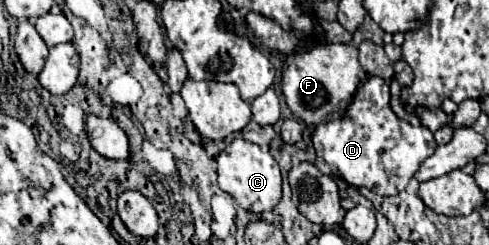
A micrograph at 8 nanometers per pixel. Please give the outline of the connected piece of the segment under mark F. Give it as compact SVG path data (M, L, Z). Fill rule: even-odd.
M315 41L313 49L307 53L295 53L287 57L287 69L283 69L283 93L289 109L303 119L311 129L333 117L339 117L359 83L367 79L355 45L323 45Z

